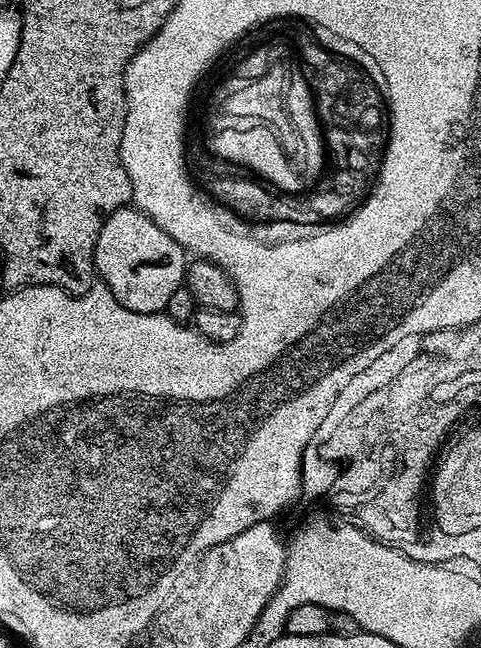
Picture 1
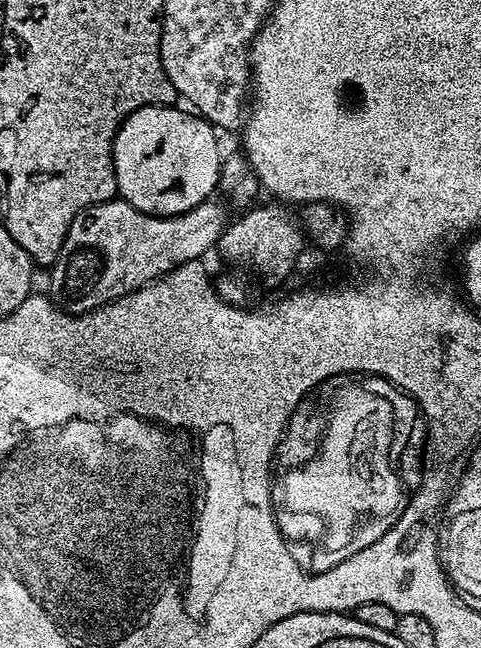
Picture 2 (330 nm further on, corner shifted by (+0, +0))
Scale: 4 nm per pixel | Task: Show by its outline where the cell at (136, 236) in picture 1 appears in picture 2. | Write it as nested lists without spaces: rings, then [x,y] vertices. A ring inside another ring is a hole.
[[[155,104],[134,110],[120,123],[120,129],[112,140],[112,165],[116,171],[116,186],[119,195],[139,212],[149,212],[151,216],[177,216],[198,206],[217,191],[222,159],[220,144],[216,141],[217,129],[203,116],[191,115],[187,116],[180,106]]]

